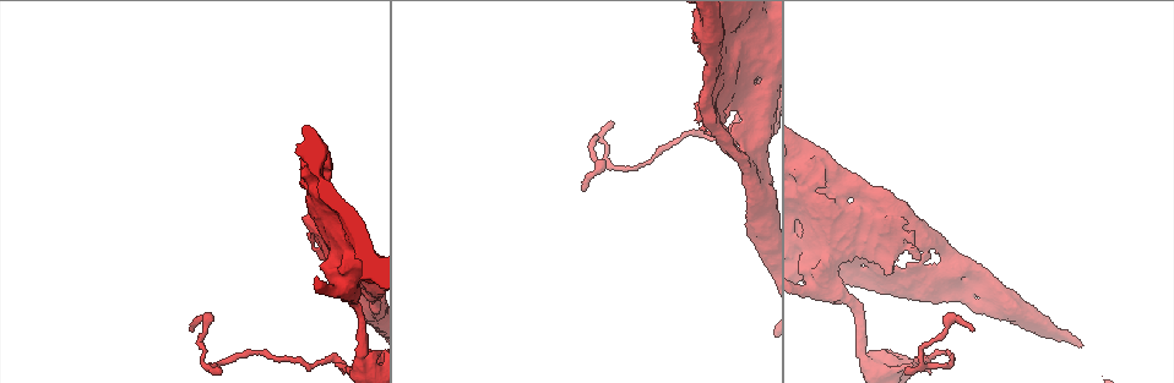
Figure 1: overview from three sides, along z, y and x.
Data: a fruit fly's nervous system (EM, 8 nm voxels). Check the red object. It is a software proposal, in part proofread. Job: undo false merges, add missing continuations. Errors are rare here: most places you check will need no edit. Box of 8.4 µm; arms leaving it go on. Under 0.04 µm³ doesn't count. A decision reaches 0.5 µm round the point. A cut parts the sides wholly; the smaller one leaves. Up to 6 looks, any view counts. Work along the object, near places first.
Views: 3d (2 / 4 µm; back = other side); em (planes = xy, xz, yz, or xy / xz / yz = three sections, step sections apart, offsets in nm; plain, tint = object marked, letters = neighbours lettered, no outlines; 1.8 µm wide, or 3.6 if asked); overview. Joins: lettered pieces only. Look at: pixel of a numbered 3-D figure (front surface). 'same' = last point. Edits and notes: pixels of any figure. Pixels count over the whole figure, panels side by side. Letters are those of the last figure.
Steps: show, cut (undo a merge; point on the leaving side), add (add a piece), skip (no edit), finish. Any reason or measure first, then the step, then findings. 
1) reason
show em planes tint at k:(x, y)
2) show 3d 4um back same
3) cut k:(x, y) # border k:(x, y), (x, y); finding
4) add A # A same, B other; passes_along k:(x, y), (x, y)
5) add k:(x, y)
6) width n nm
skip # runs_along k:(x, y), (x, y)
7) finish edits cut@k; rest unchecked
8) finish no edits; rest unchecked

closes a loop
show em xy step 4 tint at 1:(945, 247)

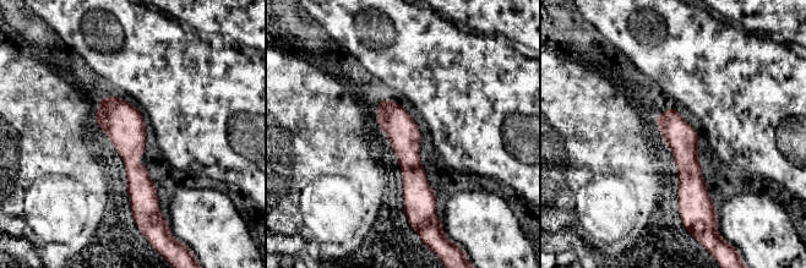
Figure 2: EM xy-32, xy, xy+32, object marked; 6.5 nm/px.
show em planes tint same

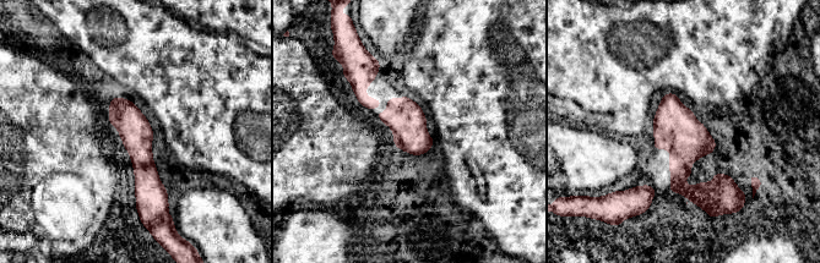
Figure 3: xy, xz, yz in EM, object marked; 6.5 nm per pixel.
see the neighbours
show em planes letters same

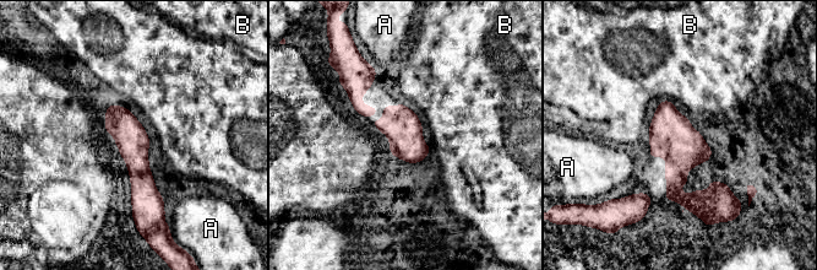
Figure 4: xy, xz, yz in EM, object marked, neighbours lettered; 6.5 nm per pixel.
longest_contact A 50 nm
skip # A other, B other; continuous, no second neuron

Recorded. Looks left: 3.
abrupt turn
show 3d 4um at 1:(810, 184)

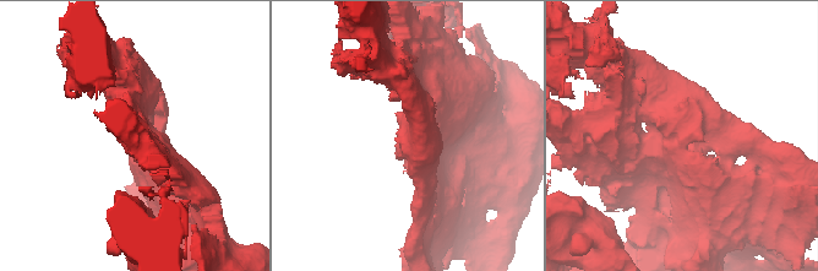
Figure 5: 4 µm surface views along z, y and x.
now the EM
show em 3.6um planes tint at 5:(682, 139)

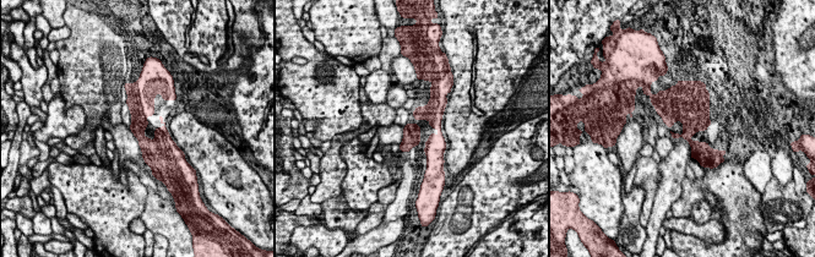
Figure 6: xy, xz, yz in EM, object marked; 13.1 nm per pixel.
show em 3.6um planes letters same

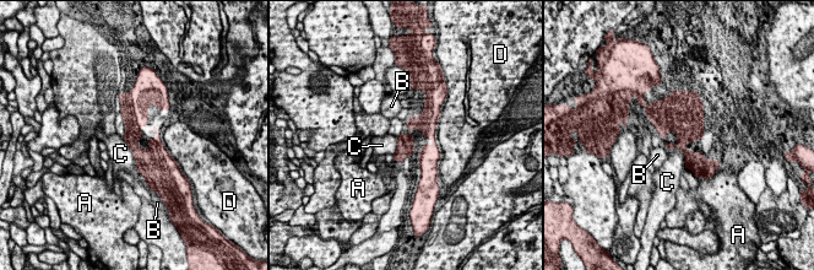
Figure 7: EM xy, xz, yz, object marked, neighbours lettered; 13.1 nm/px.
skip # A other, B other, C other, D other; runs_along 7:(130, 102), (142, 171); all the same neuron

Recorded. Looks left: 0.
finish no edits; rest unchecked

